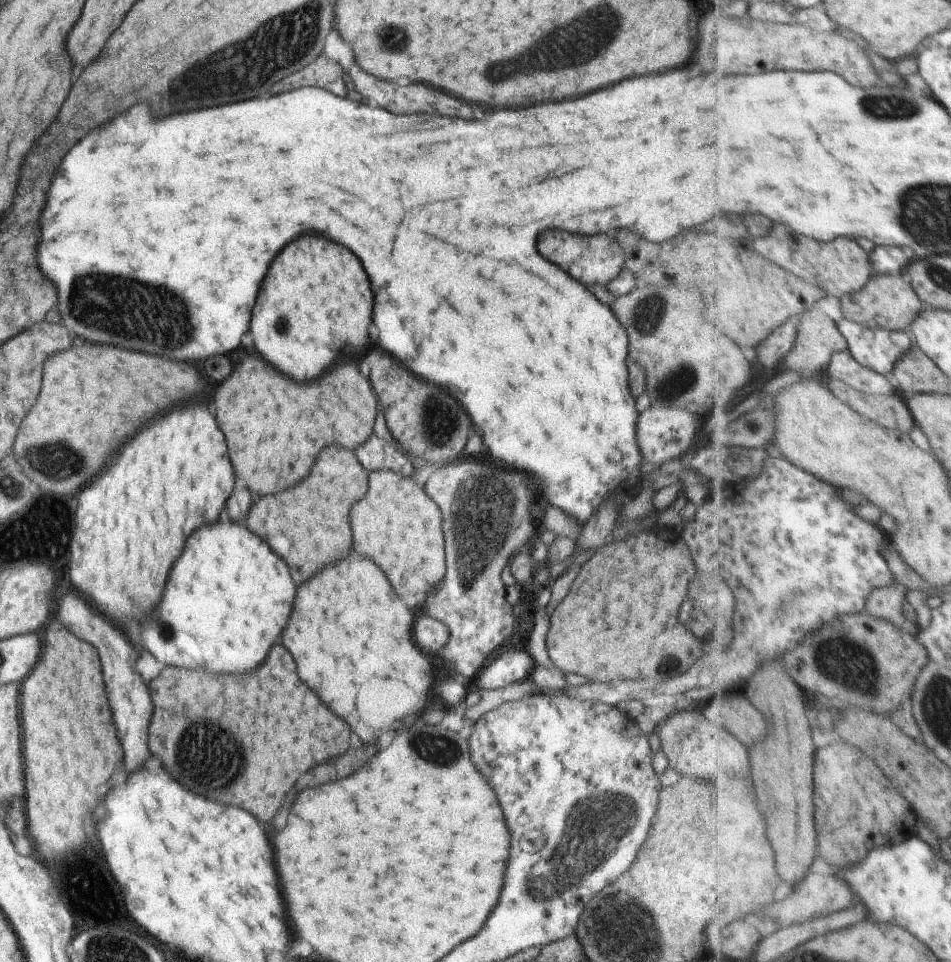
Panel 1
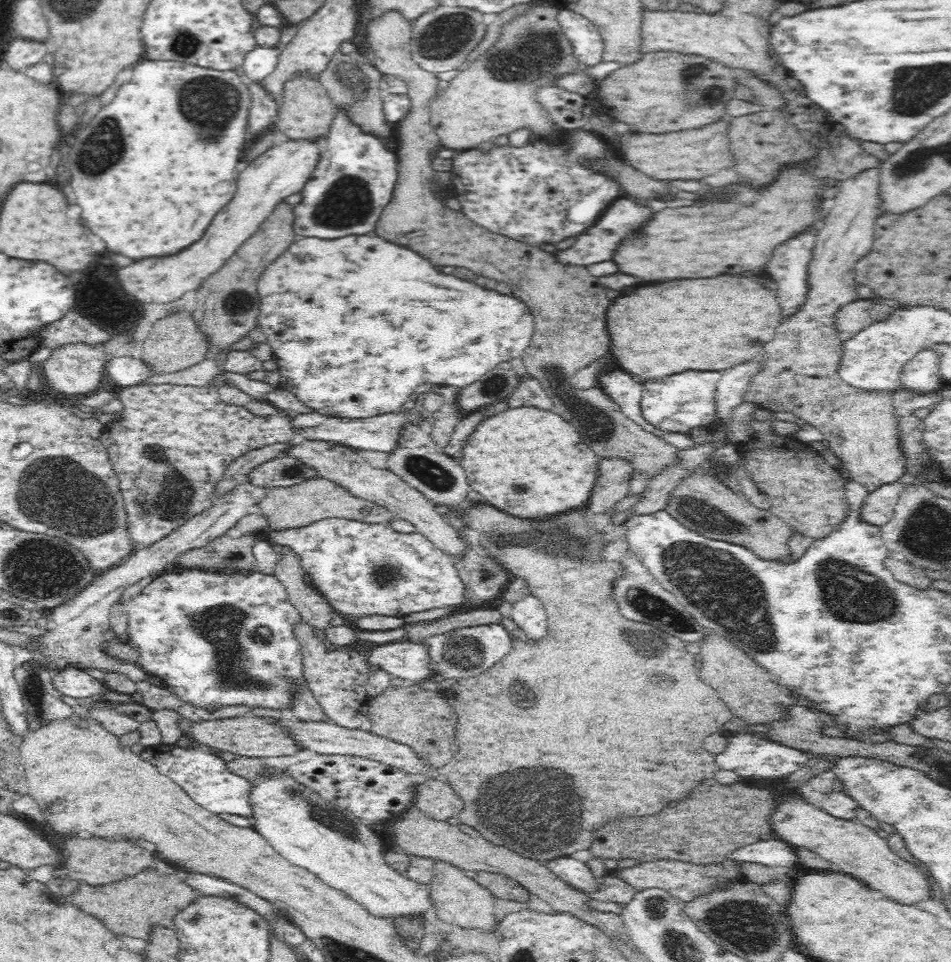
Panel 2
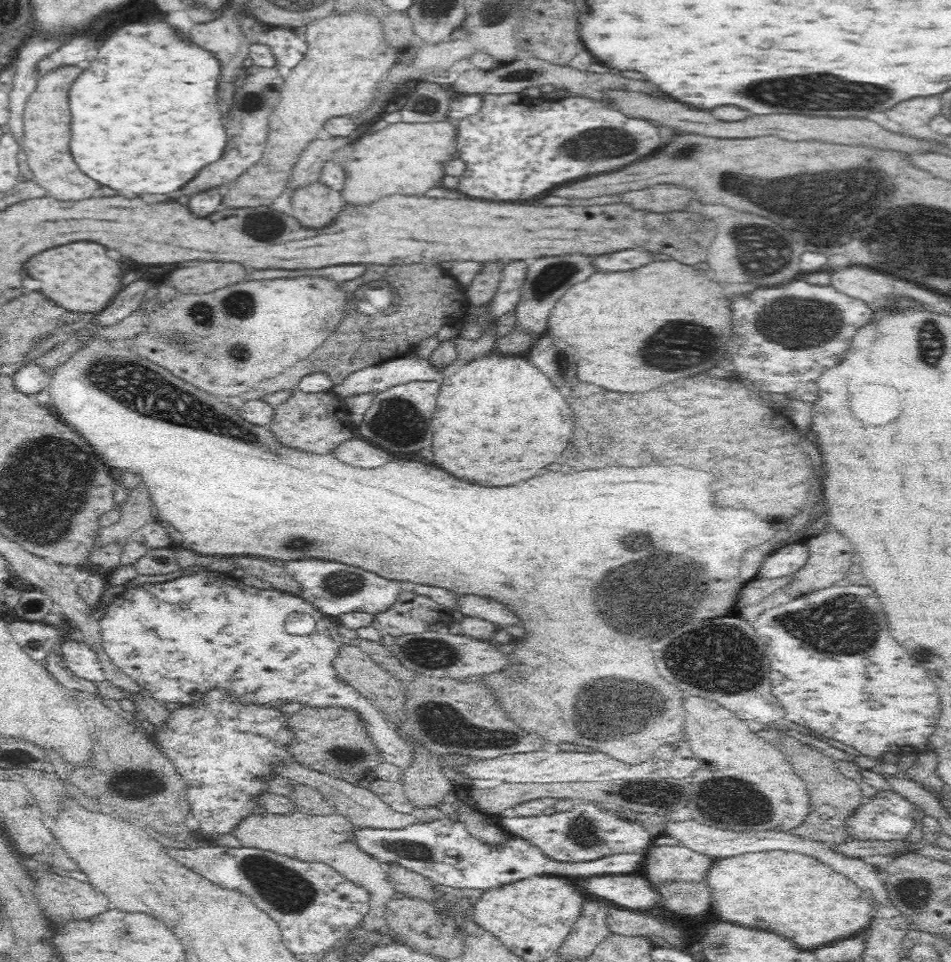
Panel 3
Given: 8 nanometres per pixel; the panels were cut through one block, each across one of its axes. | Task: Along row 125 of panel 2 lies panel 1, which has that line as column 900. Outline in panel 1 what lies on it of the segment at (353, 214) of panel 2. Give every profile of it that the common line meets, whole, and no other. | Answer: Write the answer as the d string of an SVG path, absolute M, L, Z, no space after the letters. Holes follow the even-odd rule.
M843 319L838 323L847 339L849 352L855 360L874 370L877 374L890 377L897 360L916 346L909 331L890 331L884 328L871 328L859 322Z

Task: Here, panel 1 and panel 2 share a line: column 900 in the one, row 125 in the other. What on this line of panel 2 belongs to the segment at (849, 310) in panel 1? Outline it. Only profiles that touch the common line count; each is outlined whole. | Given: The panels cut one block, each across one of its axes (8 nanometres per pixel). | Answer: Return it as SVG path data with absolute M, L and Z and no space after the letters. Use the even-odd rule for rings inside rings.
M296 76L284 86L282 102L277 110L274 127L288 140L322 141L331 127L336 106L320 86L315 76Z

